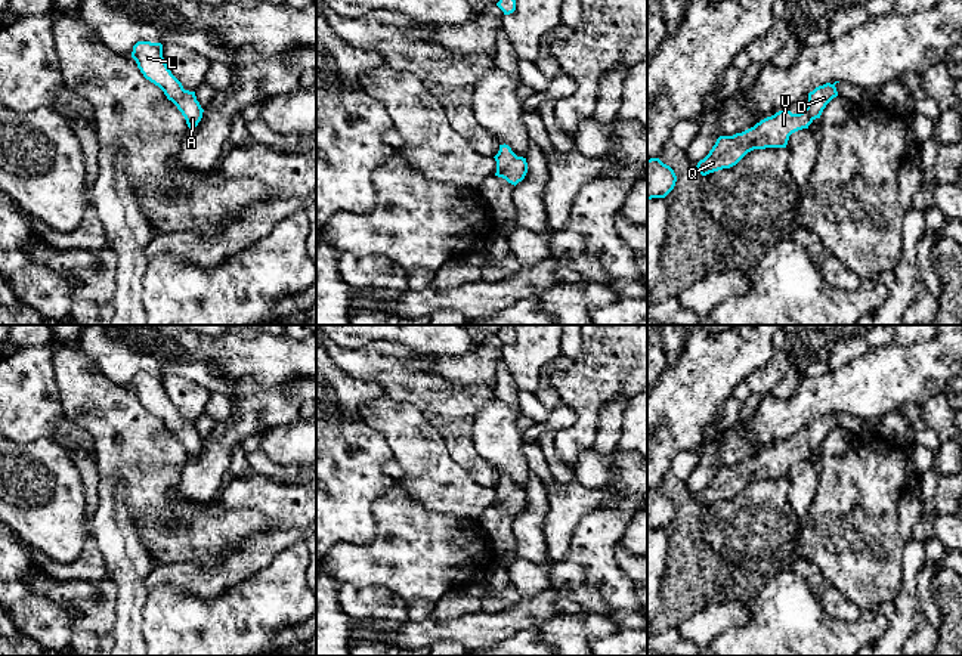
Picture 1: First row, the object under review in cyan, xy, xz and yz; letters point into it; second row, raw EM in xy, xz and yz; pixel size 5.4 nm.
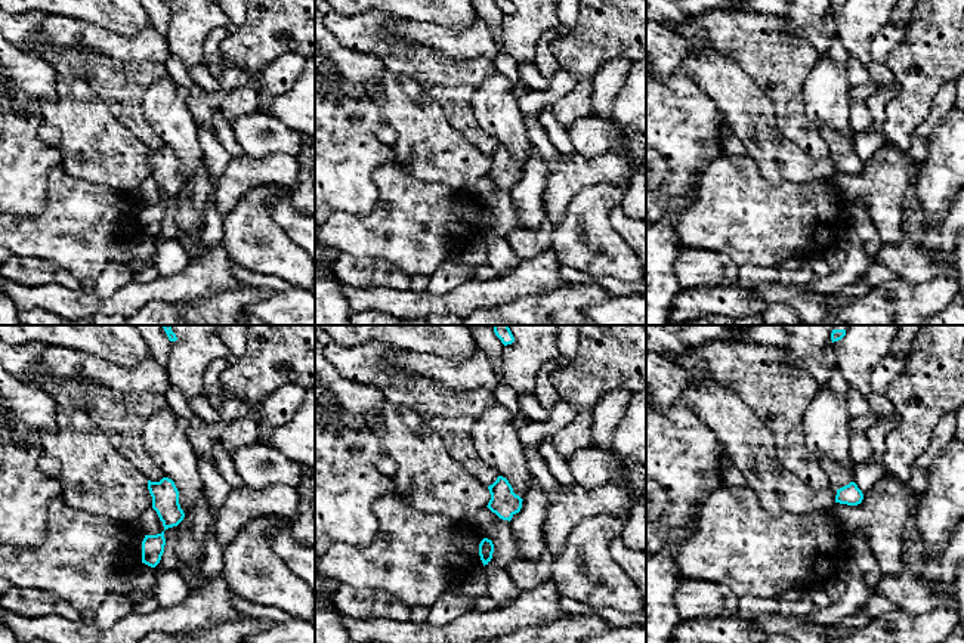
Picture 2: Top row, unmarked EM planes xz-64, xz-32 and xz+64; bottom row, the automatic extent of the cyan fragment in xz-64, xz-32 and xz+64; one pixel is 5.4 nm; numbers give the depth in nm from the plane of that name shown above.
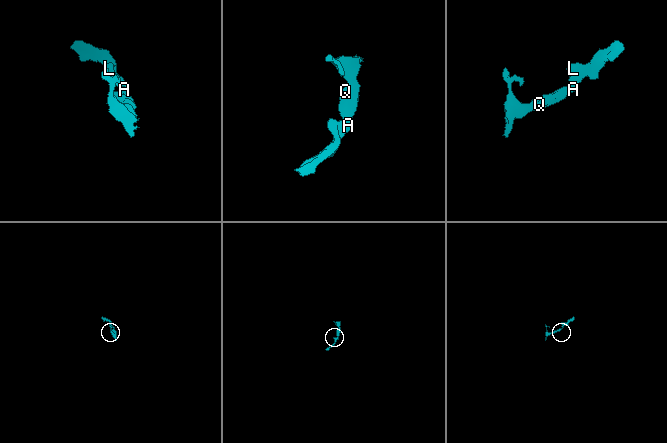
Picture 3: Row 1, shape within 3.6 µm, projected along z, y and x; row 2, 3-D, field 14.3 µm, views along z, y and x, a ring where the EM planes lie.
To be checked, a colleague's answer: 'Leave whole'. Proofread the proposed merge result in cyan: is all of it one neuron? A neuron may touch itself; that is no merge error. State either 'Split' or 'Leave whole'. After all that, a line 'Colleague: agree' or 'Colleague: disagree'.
Leave whole
Colleague: agree

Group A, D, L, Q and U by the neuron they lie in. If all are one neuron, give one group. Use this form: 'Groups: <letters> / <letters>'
Groups: A D L Q U

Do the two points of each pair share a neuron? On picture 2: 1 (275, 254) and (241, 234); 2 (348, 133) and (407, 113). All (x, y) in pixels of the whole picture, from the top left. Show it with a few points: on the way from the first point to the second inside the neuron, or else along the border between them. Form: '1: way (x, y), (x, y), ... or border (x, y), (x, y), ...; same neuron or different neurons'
1: way (266, 249), (258, 249), (250, 243); same neuron
2: border (373, 96), (385, 123); different neurons

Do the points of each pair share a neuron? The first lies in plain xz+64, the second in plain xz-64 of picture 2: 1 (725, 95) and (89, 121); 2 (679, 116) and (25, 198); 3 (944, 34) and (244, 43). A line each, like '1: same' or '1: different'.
1: same
2: same
3: same

